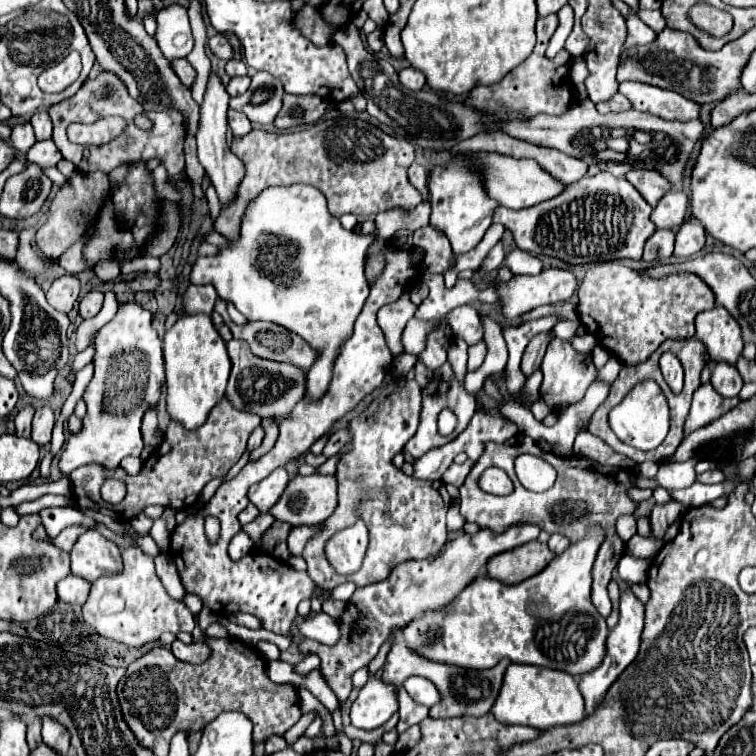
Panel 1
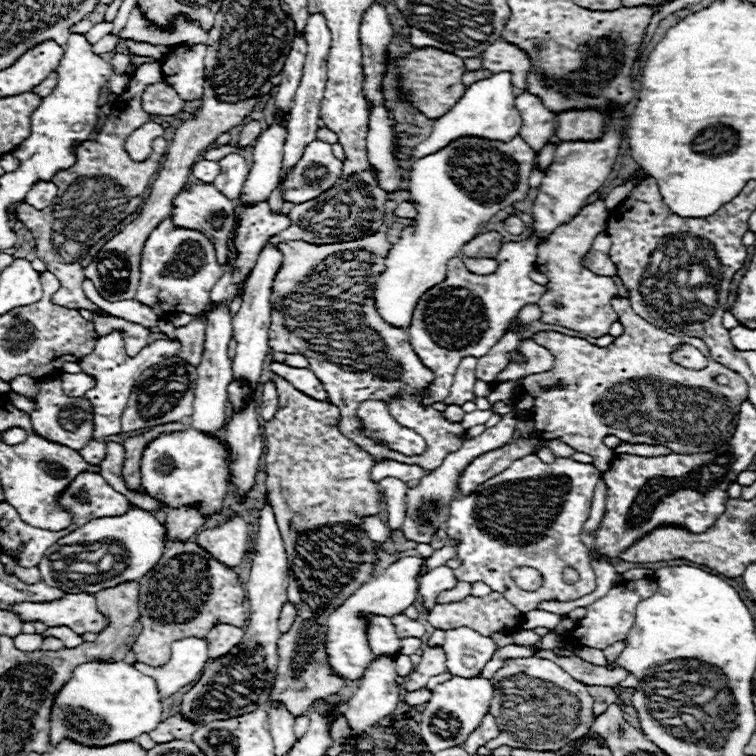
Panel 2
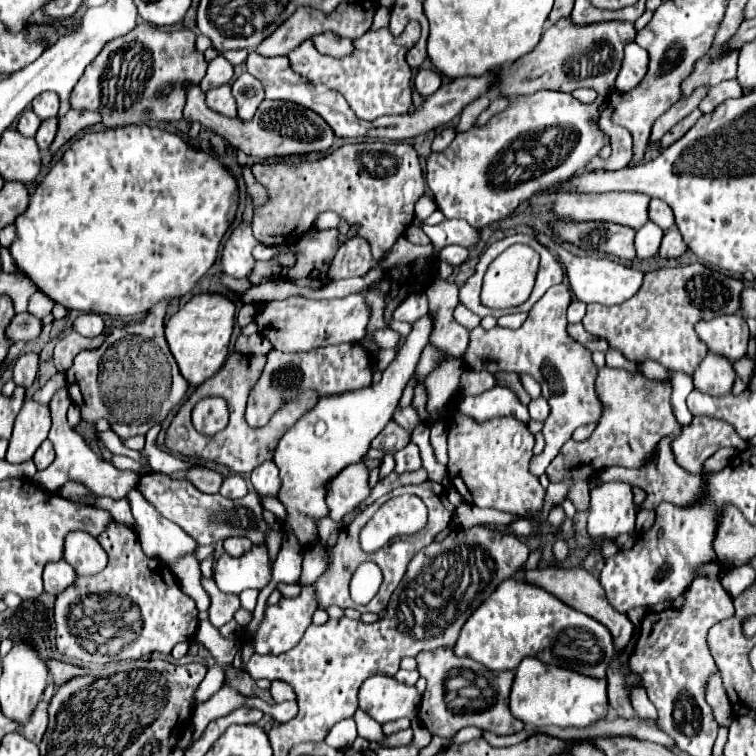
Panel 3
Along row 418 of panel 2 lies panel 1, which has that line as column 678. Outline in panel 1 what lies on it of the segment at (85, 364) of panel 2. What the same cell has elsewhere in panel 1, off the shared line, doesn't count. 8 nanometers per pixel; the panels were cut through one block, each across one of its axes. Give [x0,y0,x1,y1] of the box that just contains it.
[620,82,698,120]

